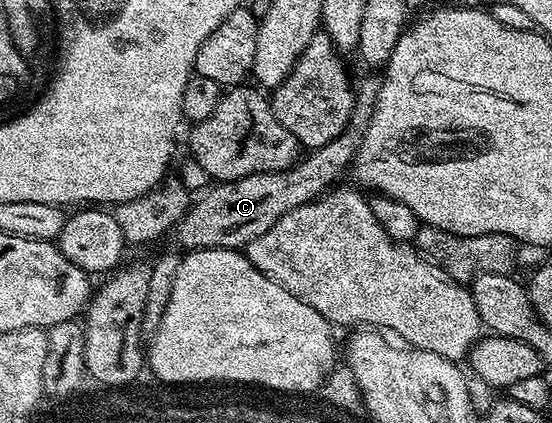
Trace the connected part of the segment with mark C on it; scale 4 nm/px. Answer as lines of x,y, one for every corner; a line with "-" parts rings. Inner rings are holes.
379,72
369,73
372,74
362,78
355,86
350,119
338,139
330,139
330,143
311,150
308,158
305,156
297,160
292,168
283,169
281,173
246,175
242,179
213,184
213,189
201,201
193,200
186,215
176,222
174,234
181,245
179,248
184,251
243,250
251,241
258,239
258,235
266,235
266,231
270,231
270,227
274,227
274,223
278,223
286,211
294,211
325,196
339,182
336,180
340,175
353,164
358,147
362,147
362,139
366,139
366,127
370,127
370,119
374,119
384,79

